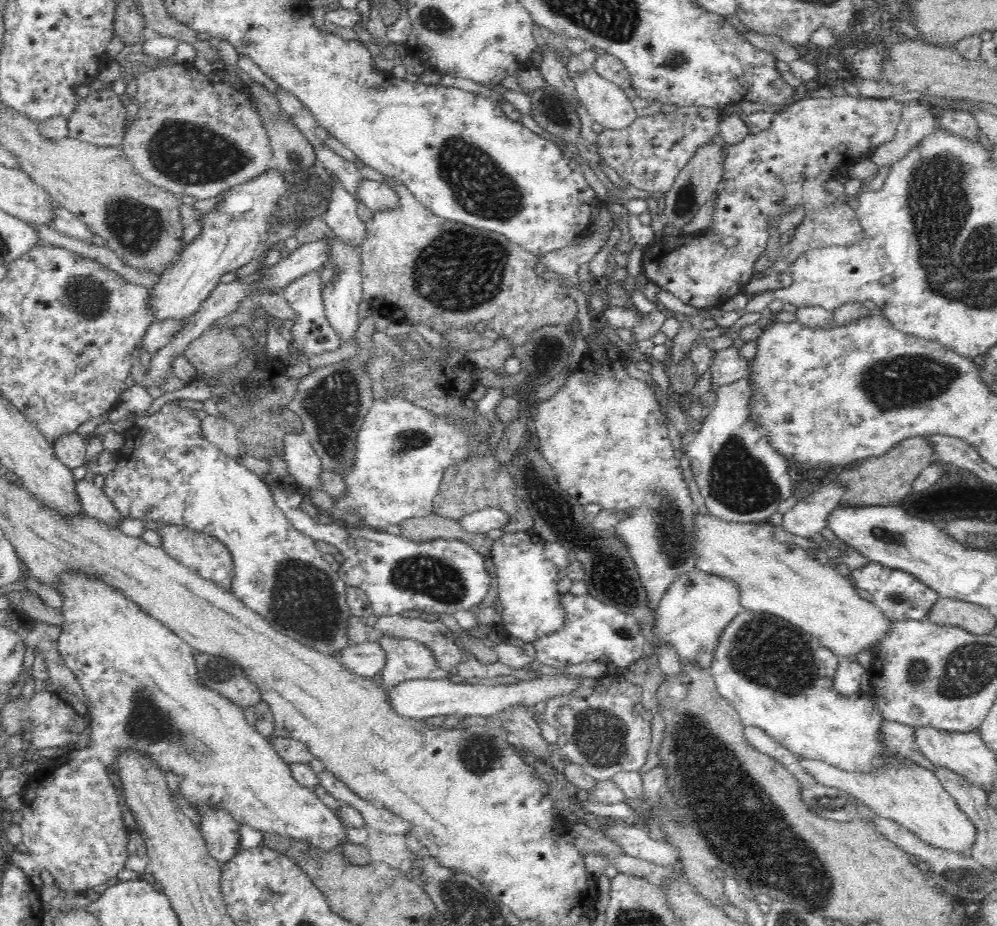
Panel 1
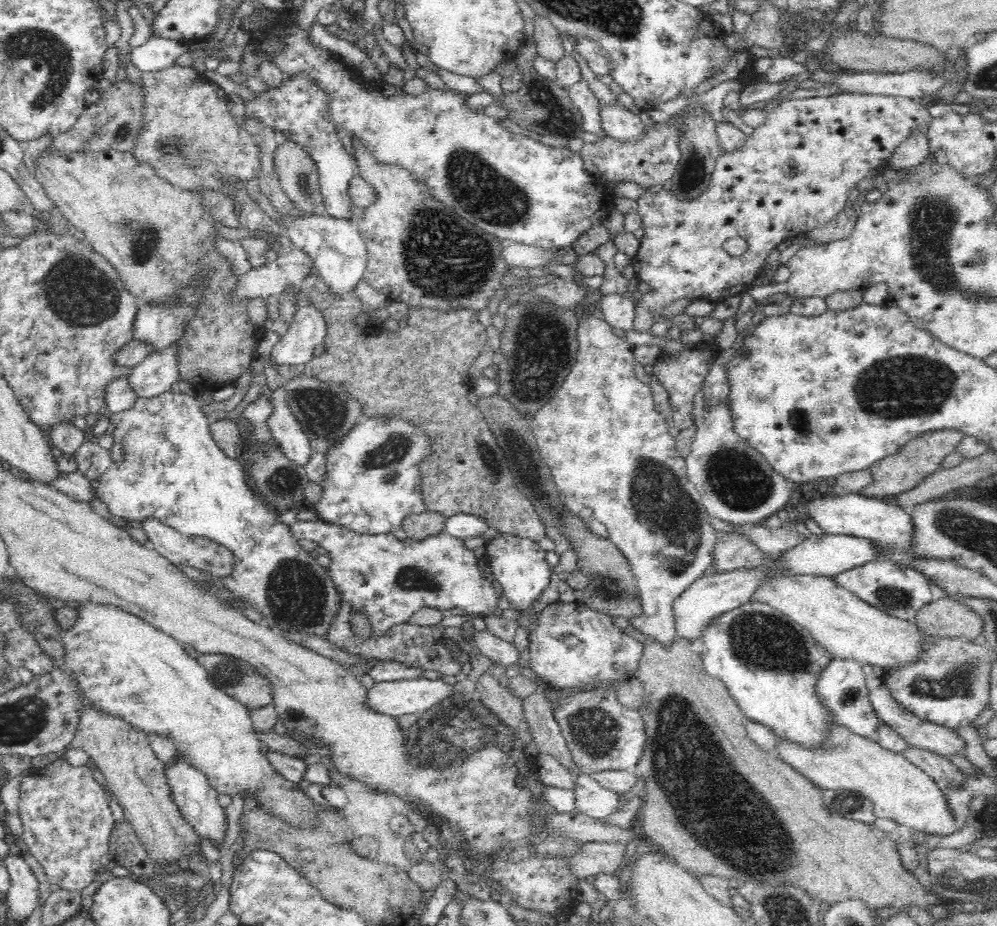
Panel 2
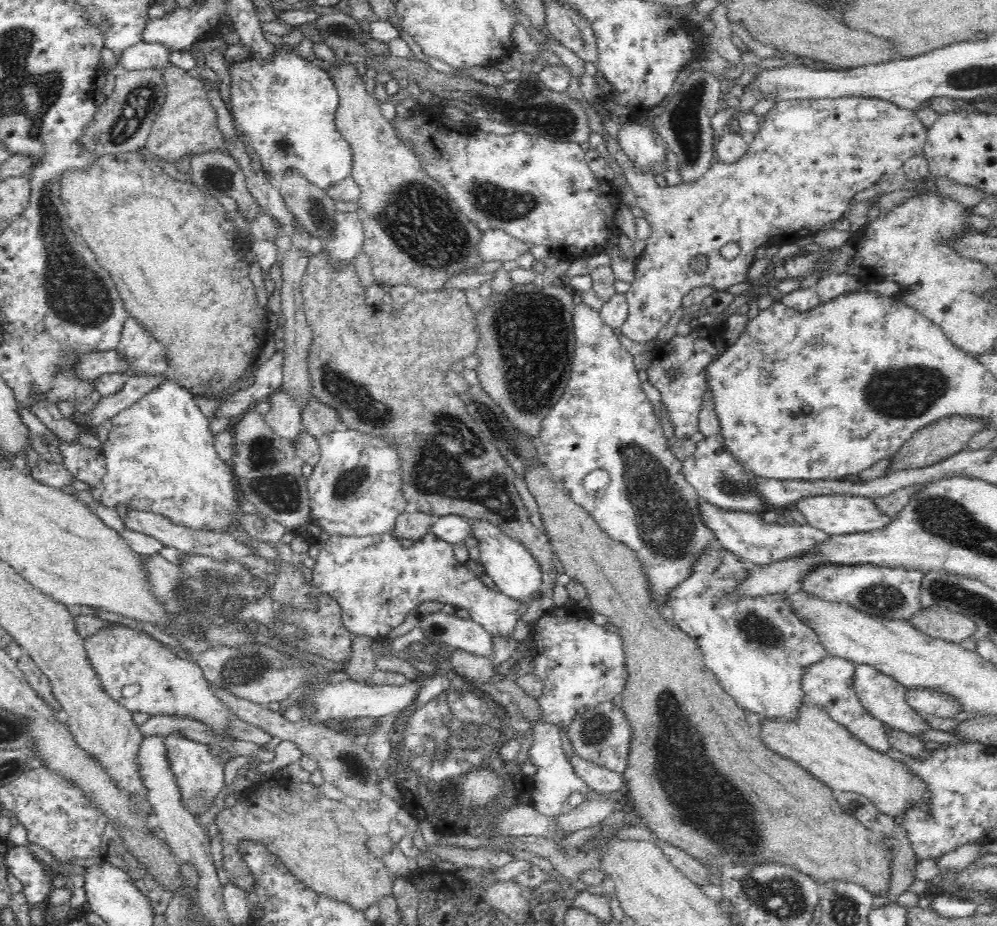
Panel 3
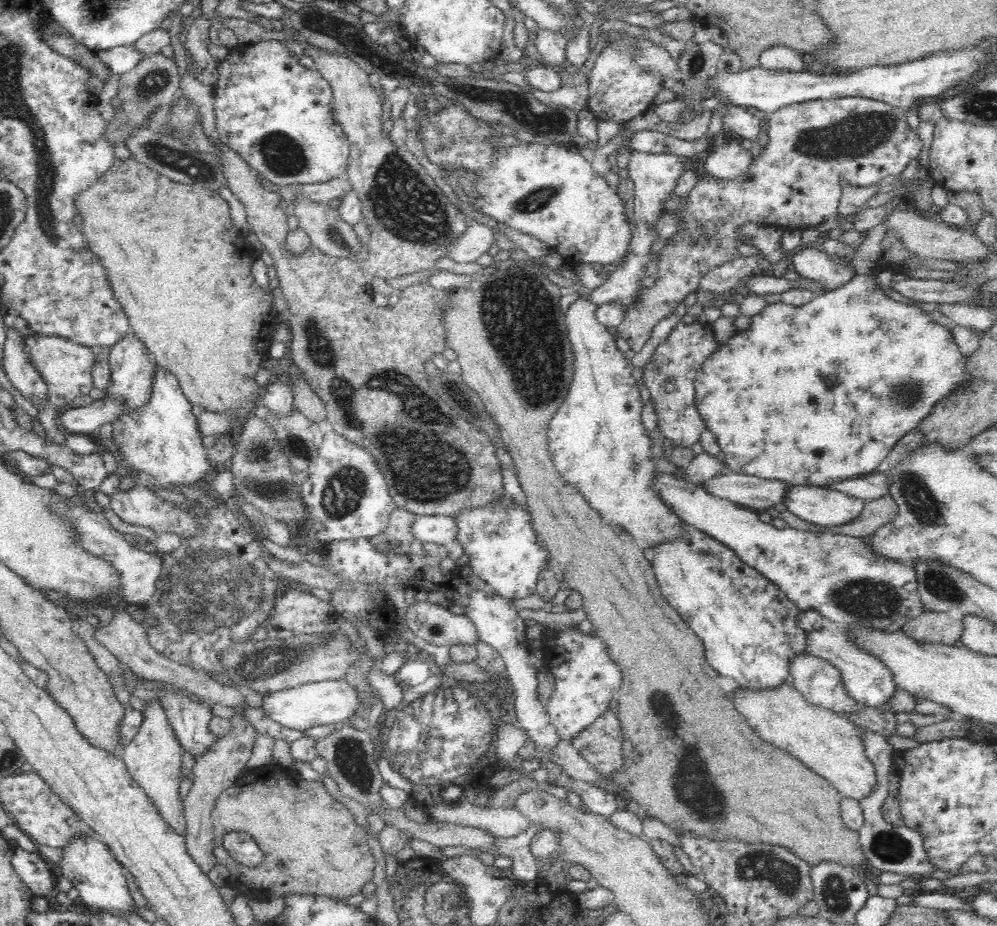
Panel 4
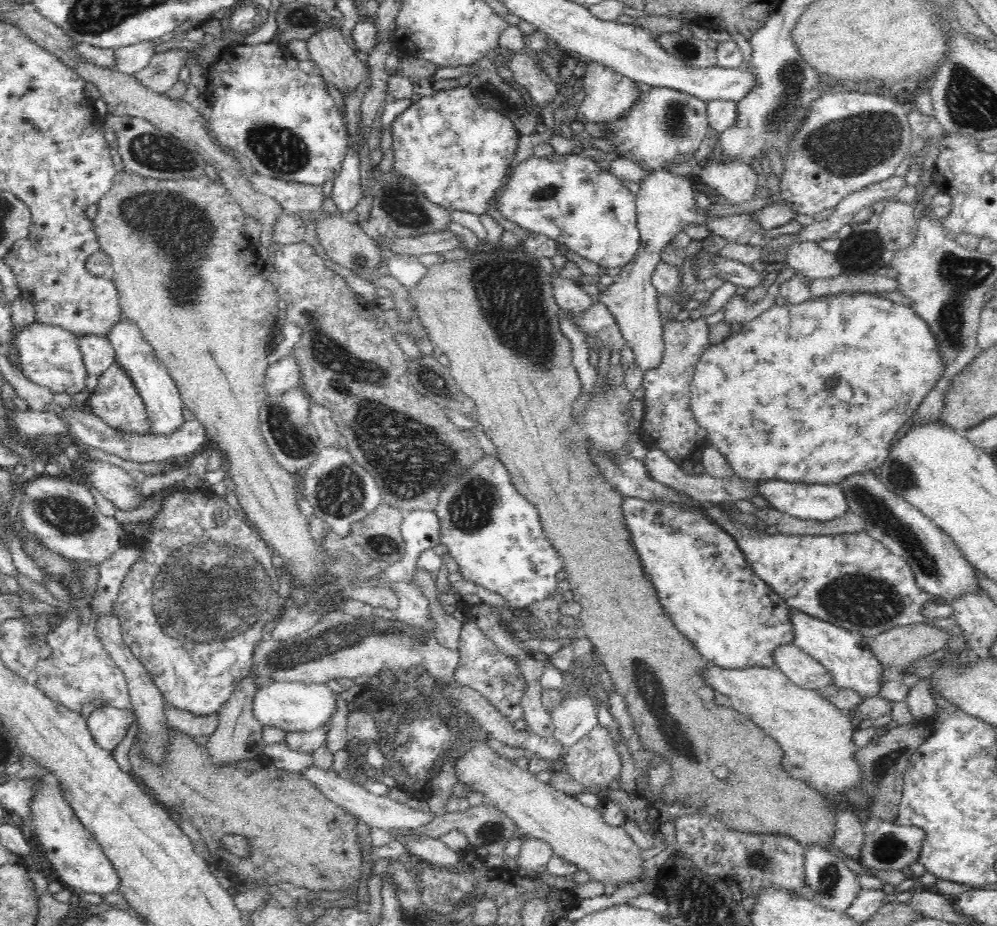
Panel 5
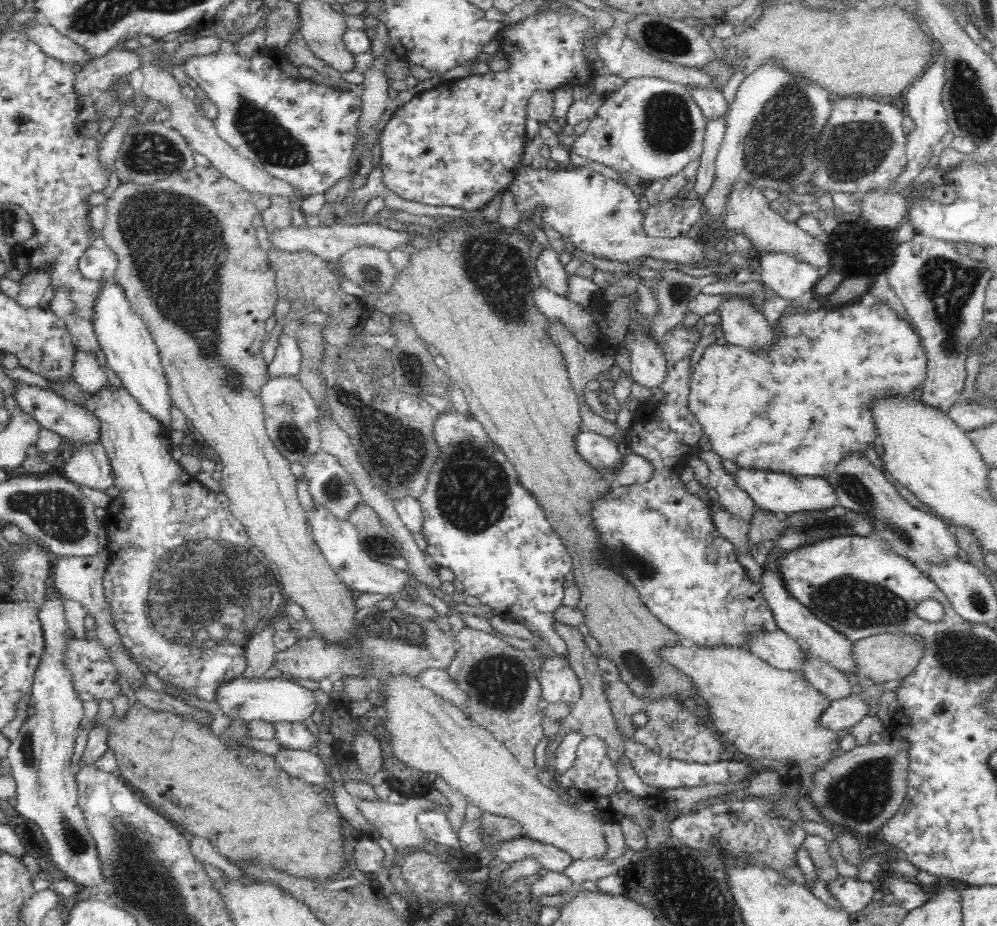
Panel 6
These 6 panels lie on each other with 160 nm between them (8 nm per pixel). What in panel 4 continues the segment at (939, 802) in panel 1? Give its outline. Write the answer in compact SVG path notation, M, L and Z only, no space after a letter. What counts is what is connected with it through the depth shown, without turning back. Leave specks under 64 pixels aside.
M790 682L776 691L746 692L736 687L731 704L745 716L747 723L762 740L790 753L815 774L828 780L844 797L862 801L870 797L871 792L879 786L876 765L866 754L859 727L835 712L810 704Z

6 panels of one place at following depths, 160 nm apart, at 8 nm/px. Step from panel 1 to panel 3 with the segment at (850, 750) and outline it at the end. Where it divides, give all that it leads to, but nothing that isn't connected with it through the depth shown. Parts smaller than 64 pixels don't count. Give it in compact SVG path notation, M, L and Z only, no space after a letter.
M710 548L698 558L690 579L670 592L669 613L674 624L696 641L705 665L741 709L753 712L762 719L777 720L779 723L796 722L801 716L802 706L806 705L802 678L807 668L824 660L829 654L820 644L815 632L784 601L785 593L765 594L754 598L733 594L731 590L746 576L748 570L736 554L726 549Z

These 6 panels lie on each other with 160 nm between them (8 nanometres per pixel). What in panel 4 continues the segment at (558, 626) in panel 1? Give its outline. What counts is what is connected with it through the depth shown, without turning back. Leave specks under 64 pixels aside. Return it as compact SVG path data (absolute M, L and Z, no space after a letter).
M508 499L510 506L494 502L484 508L468 508L458 512L454 520L458 523L456 540L470 558L468 565L472 574L484 580L490 591L507 599L517 599L537 592L538 574L548 553L538 546L528 509Z

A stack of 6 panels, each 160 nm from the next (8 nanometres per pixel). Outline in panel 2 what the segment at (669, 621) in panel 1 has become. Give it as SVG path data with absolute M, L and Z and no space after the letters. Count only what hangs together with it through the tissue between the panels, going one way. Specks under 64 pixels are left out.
M740 568L740 570L722 573L709 574L707 572L698 580L694 580L690 584L690 588L686 588L672 603L673 623L677 636L687 640L699 651L703 651L704 639L702 636L710 624L725 612L730 612L730 610L750 602L752 594L762 582L762 575L766 575L765 568L756 568L756 570Z

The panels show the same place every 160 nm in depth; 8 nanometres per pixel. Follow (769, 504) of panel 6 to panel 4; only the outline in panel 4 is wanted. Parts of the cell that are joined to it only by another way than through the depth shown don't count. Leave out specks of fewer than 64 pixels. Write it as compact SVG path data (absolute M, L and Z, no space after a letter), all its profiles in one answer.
M792 485L784 498L784 504L788 511L821 528L844 526L856 520L865 506L863 499L826 486L806 485Z

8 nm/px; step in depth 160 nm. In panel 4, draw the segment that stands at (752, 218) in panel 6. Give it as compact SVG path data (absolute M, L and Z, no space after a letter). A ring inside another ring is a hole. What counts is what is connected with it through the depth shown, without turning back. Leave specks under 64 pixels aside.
M737 140L717 146L704 160L703 166L706 172L712 175L733 179L750 166L753 158L750 149L744 148L742 142ZM804 247L790 258L800 276L815 280L825 293L839 290L857 275L854 267L844 266L822 250Z

